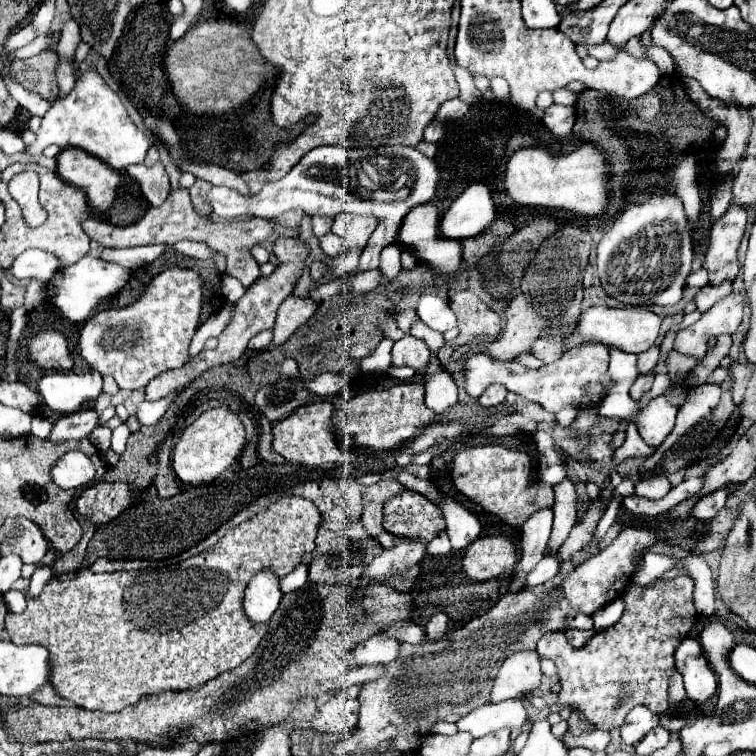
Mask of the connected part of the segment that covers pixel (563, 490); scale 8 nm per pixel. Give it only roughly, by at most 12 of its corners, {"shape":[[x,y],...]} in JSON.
{"shape":[[554,485],[554,529],[548,549],[558,549],[576,525],[576,489]]}

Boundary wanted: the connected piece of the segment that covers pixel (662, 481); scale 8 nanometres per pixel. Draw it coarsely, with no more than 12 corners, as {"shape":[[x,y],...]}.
{"shape":[[662,477],[638,481],[634,493],[646,499],[660,499],[670,491]]}

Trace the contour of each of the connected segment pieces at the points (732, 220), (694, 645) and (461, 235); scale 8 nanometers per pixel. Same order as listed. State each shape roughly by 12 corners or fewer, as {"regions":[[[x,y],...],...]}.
{"regions":[[[746,211],[714,221],[704,267],[710,285],[734,281]],[[698,639],[676,649],[688,699],[706,703],[718,677]],[[472,183],[440,219],[448,239],[480,235],[496,219],[488,187]]]}

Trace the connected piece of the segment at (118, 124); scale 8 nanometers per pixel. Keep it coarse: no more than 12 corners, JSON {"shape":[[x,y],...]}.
{"shape":[[94,69],[52,103],[26,153],[80,147],[118,171],[150,147]]}

